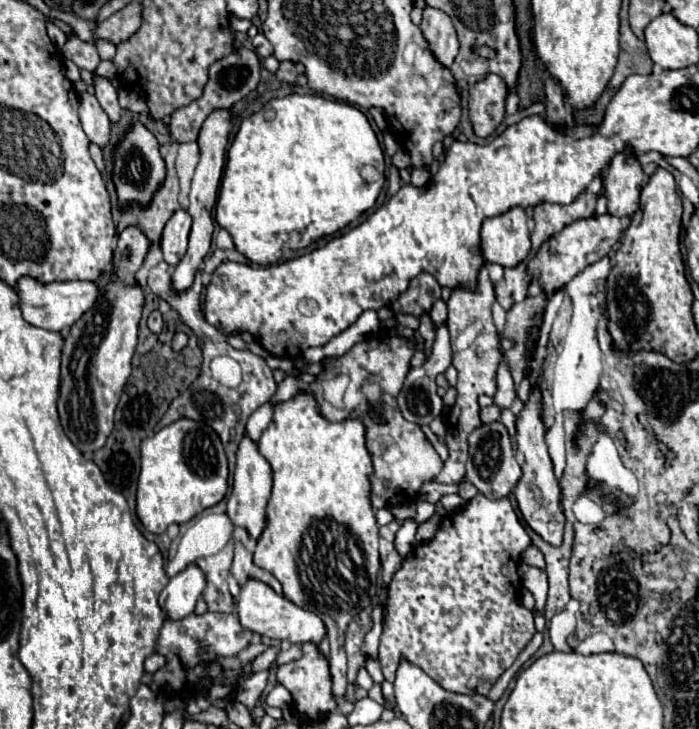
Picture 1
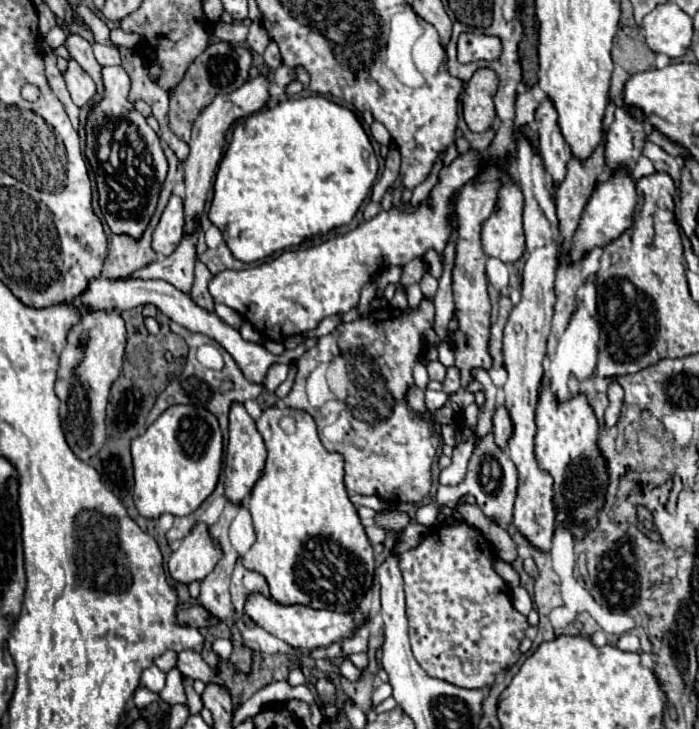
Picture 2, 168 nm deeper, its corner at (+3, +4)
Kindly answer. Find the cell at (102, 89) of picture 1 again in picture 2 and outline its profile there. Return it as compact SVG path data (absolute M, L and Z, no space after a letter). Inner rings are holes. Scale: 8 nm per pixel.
M74 33L66 39L64 45L68 47L68 51L70 51L70 55L74 57L74 61L92 77L92 81L96 83L98 93L102 95L102 89L104 89L104 85L102 85L102 67L100 67L98 61L94 59L92 45L90 45L86 39L82 39L80 35L74 35Z

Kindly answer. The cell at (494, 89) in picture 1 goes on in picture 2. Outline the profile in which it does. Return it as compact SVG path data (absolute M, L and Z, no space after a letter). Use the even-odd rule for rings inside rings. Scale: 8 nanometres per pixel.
M478 69L466 83L462 109L464 109L464 121L470 127L470 131L482 133L494 125L496 89L498 89L498 75L492 69Z

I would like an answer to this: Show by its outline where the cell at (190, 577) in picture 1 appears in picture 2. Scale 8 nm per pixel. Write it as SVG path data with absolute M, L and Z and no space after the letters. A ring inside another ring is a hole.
M196 525L168 559L170 577L184 585L202 581L214 569L220 555L222 551L210 539L208 529L204 525Z

